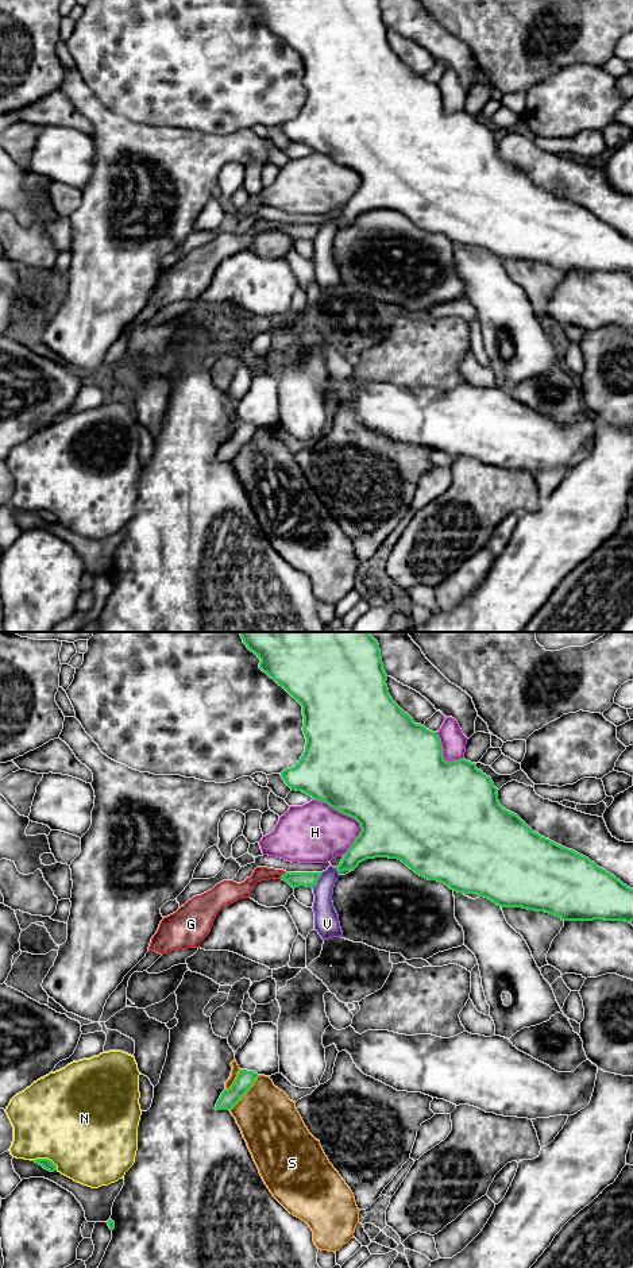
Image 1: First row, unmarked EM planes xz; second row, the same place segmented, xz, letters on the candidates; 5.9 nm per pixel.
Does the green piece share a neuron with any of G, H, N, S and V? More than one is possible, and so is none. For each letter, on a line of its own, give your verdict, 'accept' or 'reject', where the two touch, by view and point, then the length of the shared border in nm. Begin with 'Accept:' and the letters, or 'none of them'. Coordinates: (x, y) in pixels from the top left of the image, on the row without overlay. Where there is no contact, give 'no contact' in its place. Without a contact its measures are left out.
Accept: none of them
G: reject; contact xz (282, 227); length 60 nm
H: reject; contact xz (352, 169); length 400 nm
N: reject; contact xz (46, 511); length 170 nm
S: reject; contact xz (246, 443); length 280 nm
V: reject; contact xz (317, 231); length 110 nm

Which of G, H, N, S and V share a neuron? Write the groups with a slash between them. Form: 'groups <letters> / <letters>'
groups G / H / N / S / V

